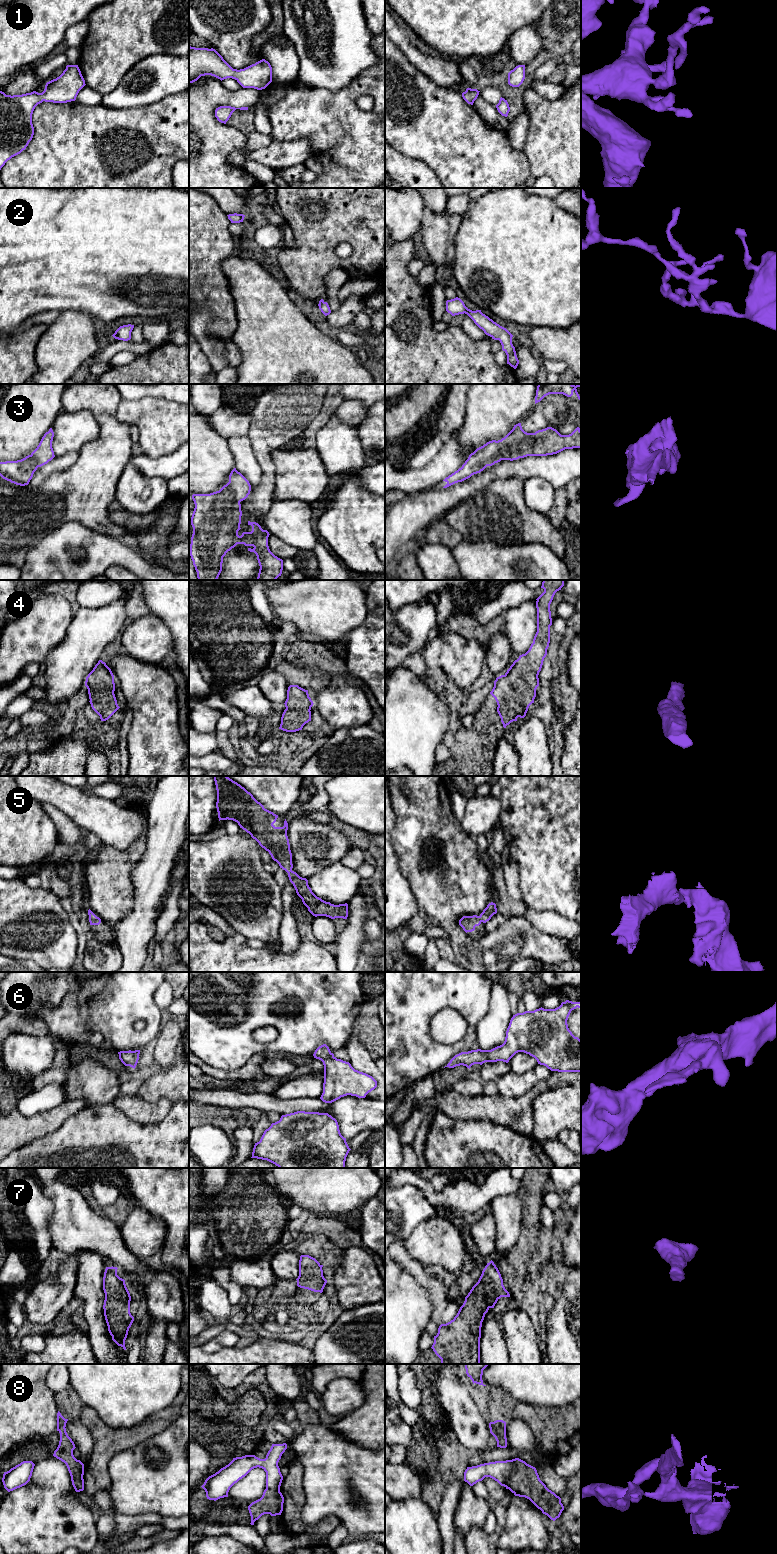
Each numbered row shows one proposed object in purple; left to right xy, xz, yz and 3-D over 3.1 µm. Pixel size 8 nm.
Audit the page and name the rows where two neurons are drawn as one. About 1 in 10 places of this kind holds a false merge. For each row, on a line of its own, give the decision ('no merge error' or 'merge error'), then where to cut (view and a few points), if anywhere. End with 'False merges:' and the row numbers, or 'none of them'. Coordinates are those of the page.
1: no merge error; no cut
2: no merge error; no cut
3: no merge error; no cut
4: no merge error; no cut
5: no merge error; no cut
6: no merge error; no cut
7: no merge error; no cut
8: merge error; cut in yz along (511, 1460), (511, 1475), (504, 1486)
False merges: 8

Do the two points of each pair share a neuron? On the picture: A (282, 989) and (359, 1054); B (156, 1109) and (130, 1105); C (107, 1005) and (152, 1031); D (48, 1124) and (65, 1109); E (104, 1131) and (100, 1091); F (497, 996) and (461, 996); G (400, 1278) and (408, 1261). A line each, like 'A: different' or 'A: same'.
A: different
B: same
C: same
D: same
E: different
F: different
G: different

